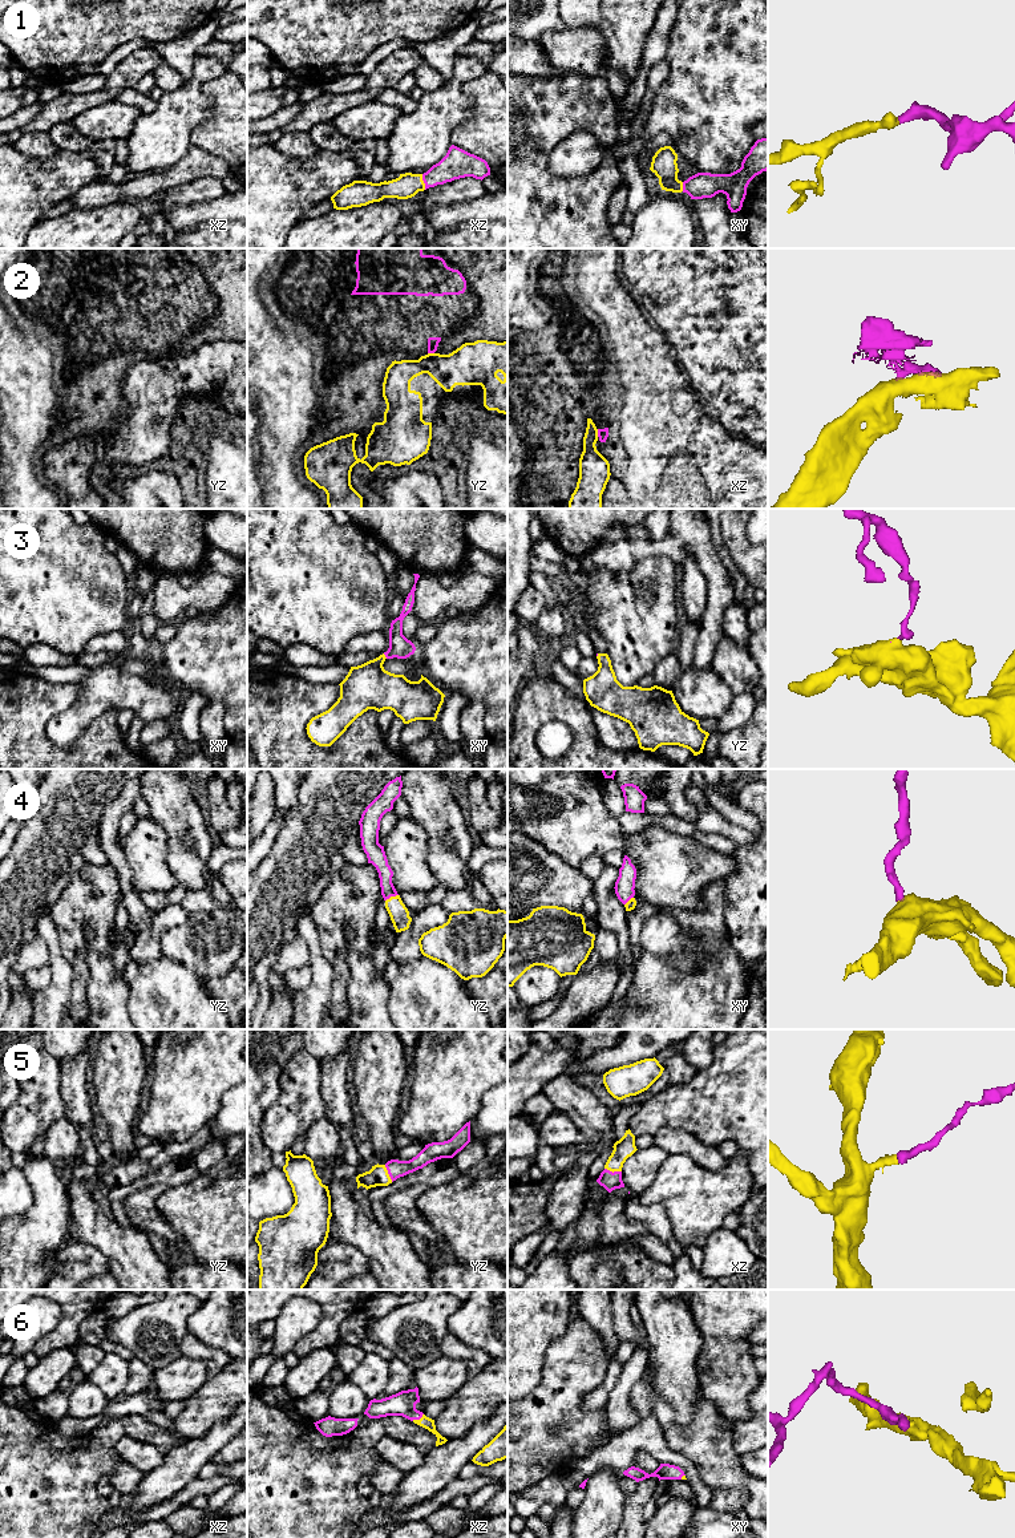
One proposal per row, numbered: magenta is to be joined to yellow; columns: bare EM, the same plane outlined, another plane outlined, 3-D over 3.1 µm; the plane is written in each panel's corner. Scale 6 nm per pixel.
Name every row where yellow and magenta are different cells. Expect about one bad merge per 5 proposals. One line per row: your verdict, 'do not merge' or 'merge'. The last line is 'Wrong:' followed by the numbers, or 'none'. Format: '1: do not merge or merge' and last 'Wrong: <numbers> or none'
1: merge
2: do not merge
3: merge
4: merge
5: merge
6: merge
Wrong: 2

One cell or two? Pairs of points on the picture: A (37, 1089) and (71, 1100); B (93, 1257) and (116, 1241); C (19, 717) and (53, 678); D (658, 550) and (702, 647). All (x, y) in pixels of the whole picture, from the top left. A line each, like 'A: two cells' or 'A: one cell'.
A: two cells
B: two cells
C: two cells
D: one cell

